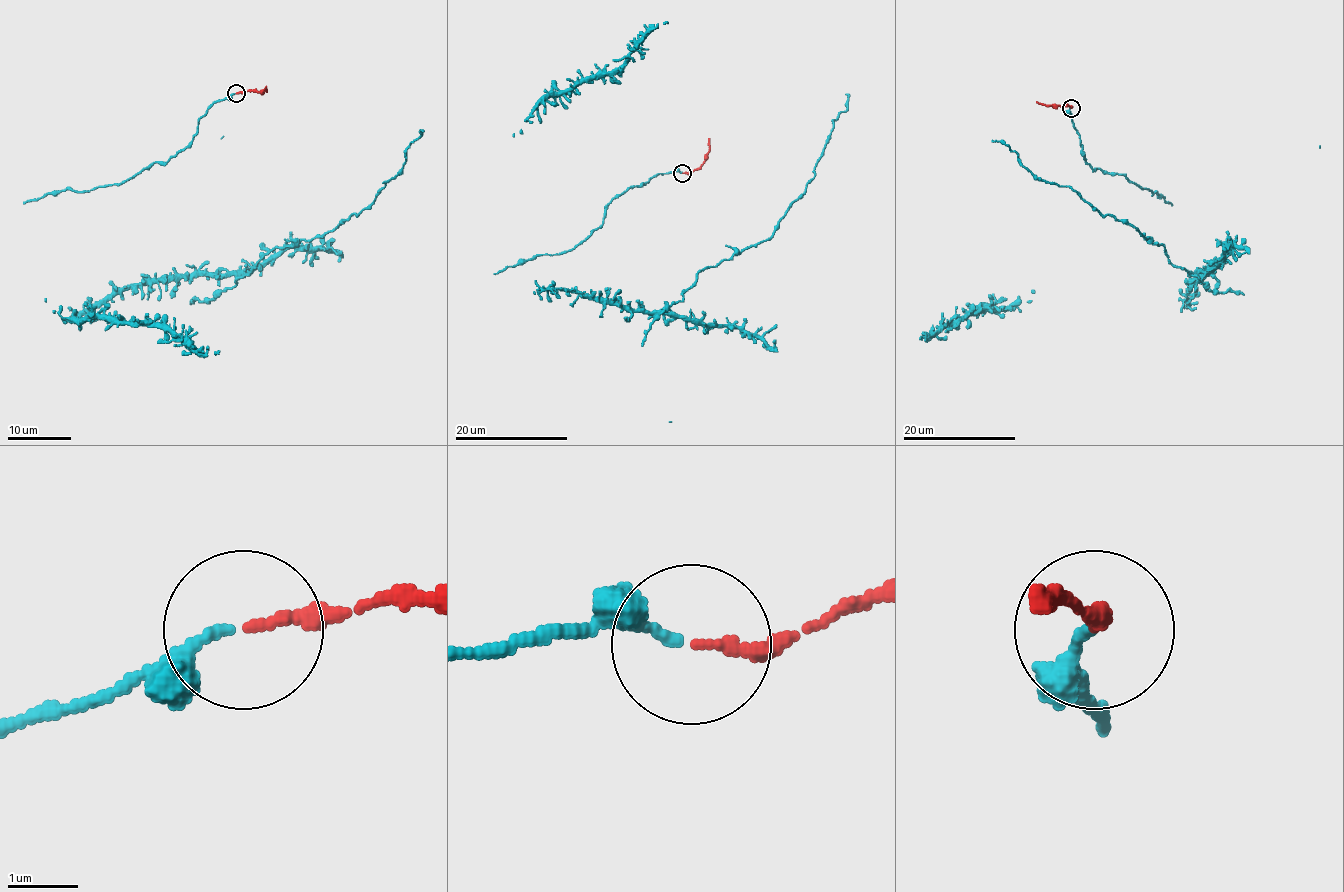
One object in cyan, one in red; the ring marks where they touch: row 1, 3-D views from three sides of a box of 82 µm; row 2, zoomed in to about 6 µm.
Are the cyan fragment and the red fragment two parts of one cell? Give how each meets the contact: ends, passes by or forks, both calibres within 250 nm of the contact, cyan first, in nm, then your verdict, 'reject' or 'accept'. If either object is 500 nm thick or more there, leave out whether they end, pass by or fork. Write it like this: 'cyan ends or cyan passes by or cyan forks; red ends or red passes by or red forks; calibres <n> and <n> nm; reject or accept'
cyan ends; red ends; calibres 150 and 140 nm; accept

